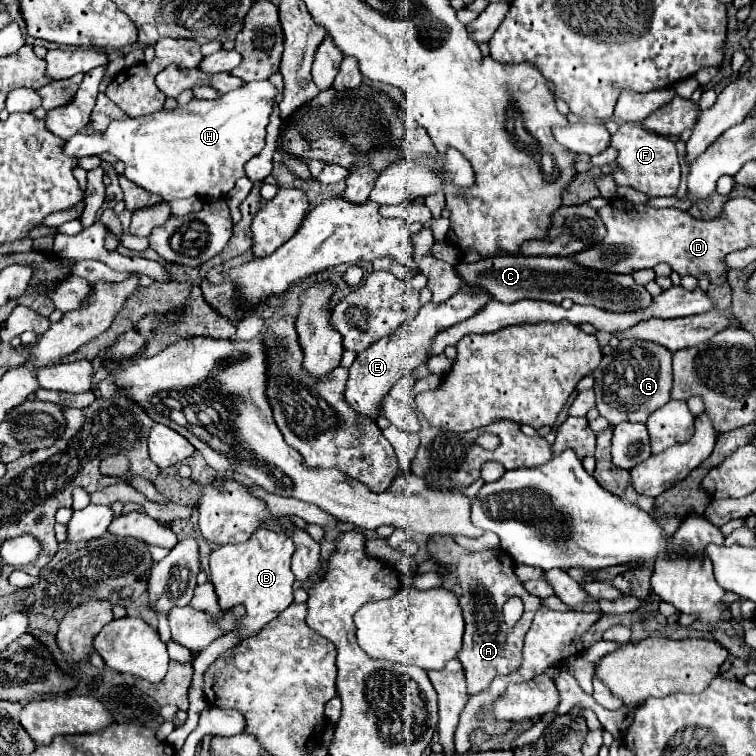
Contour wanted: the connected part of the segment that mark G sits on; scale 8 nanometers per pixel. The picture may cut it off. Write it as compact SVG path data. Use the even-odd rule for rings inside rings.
M621 340L619 348L603 356L595 370L595 396L599 414L613 426L625 420L645 422L659 406L669 400L671 390L671 352L645 340Z

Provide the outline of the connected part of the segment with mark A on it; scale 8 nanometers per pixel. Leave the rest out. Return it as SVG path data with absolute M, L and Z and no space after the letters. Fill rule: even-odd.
M431 536L427 542L427 550L431 560L439 564L439 576L443 580L441 588L451 590L465 618L465 636L463 648L459 652L459 660L467 672L467 688L469 694L479 694L489 686L495 676L511 674L521 664L521 648L523 636L531 626L531 620L541 606L539 598L531 596L523 584L515 576L515 562L505 554L505 550L485 550L485 552L471 552L461 548L449 536ZM519 596L525 604L525 612L515 626L507 626L503 620L503 604L507 598Z

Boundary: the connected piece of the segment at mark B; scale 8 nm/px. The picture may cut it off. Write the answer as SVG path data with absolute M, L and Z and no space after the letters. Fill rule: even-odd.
M275 516L275 522L285 528L287 534L261 526L249 536L249 540L241 544L225 544L211 552L211 582L219 598L219 606L223 610L233 608L235 604L243 604L247 608L247 616L237 626L243 638L259 632L267 622L277 618L277 614L293 604L295 576L291 572L291 558L295 546L289 532L295 530L295 522L293 516Z

